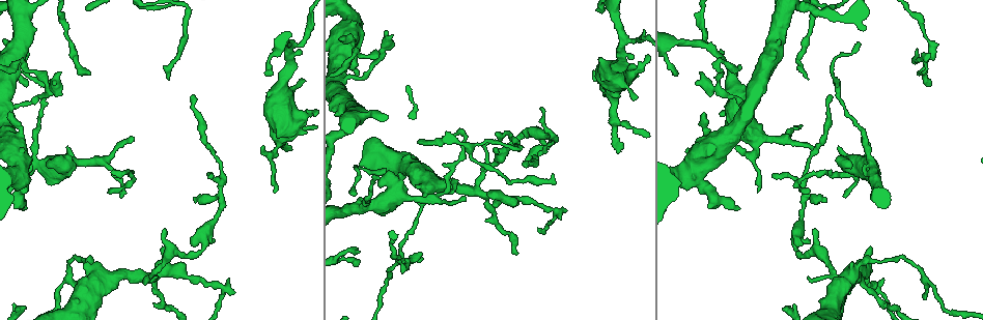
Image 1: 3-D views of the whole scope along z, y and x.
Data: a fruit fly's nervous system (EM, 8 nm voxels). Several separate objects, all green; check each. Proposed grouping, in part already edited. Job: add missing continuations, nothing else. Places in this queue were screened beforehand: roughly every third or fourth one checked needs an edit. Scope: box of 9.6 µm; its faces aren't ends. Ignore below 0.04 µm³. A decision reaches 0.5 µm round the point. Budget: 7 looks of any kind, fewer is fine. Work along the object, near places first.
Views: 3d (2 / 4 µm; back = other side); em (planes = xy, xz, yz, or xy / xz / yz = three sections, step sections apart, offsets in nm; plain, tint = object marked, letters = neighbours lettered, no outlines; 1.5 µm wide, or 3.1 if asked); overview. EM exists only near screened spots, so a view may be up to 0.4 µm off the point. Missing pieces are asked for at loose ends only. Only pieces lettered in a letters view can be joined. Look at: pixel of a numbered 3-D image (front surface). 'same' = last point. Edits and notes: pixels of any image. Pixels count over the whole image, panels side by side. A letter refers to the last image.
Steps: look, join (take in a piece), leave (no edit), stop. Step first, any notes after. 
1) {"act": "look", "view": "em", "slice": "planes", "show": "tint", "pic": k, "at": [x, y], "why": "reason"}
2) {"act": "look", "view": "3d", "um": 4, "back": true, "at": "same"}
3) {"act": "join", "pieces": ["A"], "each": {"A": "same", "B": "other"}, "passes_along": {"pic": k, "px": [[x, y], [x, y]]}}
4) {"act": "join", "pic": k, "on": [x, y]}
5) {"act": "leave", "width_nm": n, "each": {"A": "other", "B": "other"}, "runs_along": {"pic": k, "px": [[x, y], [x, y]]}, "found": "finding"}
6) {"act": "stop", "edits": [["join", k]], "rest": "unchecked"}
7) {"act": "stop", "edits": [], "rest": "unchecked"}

{"act": "look", "view": "em", "slice": "planes", "show": "letters", "pic": 1, "at": [423, 258], "why": "tapers out"}

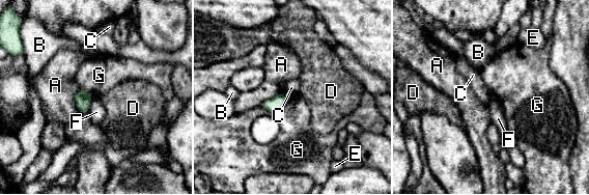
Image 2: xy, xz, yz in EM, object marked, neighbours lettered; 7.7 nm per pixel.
{"act": "leave", "longest_contact_nm": ["G", 260], "each": {"A": "other", "B": "other", "C": "other", "D": "other", "E": "other", "F": "other", "G": "other"}, "found": "none of them fits"}

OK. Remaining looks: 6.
{"act": "look", "view": "em", "slice": "yz", "step": 4, "show": "tint", "pic": 1, "at": [201, 199]}

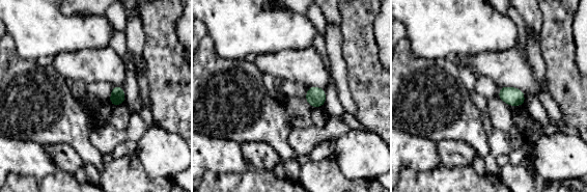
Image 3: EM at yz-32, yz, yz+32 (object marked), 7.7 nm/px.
{"act": "look", "view": "em", "slice": "planes", "show": "tint", "at": "same"}

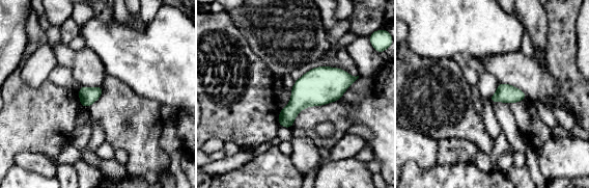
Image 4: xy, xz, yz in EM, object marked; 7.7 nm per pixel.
{"act": "look", "view": "em", "slice": "planes", "show": "letters", "at": "same"}

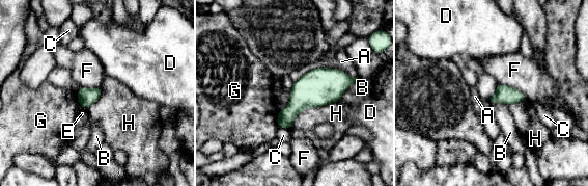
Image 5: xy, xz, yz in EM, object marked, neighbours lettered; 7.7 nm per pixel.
{"act": "leave", "width_nm": 140, "longest_contact_nm": ["A", 500], "each": {"A": "other", "B": "other", "C": "other", "D": "other", "E": "other", "F": "other", "G": "other", "H": "other"}, "found": "no lettered piece goes on from it"}

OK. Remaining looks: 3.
{"act": "look", "view": "em", "slice": "planes", "show": "plain", "pic": 1, "at": [263, 148], "why": "thin end"}

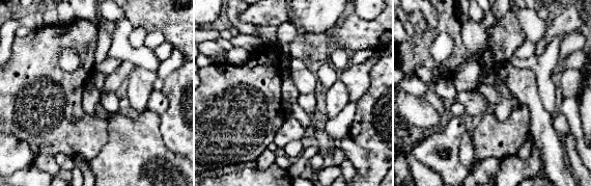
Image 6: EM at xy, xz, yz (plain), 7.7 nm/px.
{"act": "look", "view": "em", "slice": "planes", "show": "tint", "at": "same", "why": "with the object marked"}

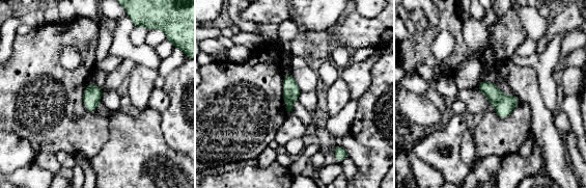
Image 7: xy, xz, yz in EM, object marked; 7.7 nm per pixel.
{"act": "look", "view": "em", "slice": "planes", "show": "letters", "at": "same", "why": "what lies round it"}

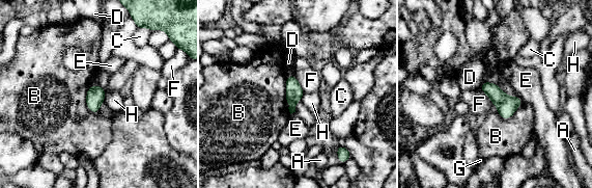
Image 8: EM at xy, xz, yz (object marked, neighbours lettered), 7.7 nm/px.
{"act": "leave", "each": {"A": "other", "B": "other", "C": "other", "D": "other", "E": "other", "F": "other", "G": "other", "H": "other"}, "border": {"pic": 8, "px": [[106, 89], [103, 101]]}, "found": "none of them fits"}

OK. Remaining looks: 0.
{"act": "stop", "edits": [], "rest": "unchecked"}

